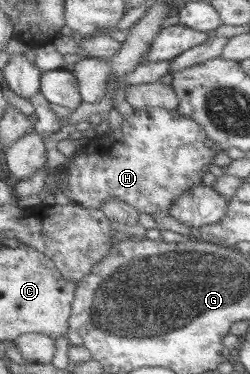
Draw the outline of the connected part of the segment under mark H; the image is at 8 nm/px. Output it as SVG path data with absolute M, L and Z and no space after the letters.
M145 108L144 110L134 110L134 113L128 118L122 118L120 120L120 128L110 130L99 138L92 138L90 141L78 151L78 155L71 158L73 162L69 166L69 177L65 180L66 183L61 184L61 192L68 196L70 202L74 202L76 205L82 205L84 208L102 208L103 204L107 202L109 198L124 199L124 202L129 202L132 206L135 206L140 212L144 212L149 215L154 213L164 213L170 215L169 210L172 205L182 196L183 192L190 190L193 186L202 184L202 176L210 170L210 164L214 160L214 155L222 151L220 145L214 143L209 136L203 130L202 125L198 124L193 118L182 116L179 111L172 112L164 108Z

